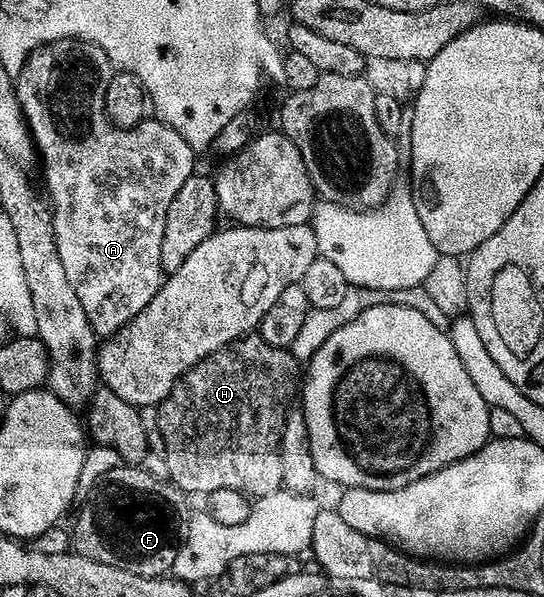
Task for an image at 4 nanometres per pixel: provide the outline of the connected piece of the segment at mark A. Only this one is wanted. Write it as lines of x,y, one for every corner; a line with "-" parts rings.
54,41
52,45
45,45
36,53
31,54
24,67
21,76
17,81
17,88
22,94
23,116
27,118
27,123
31,127
35,138
36,146
40,149
47,159
47,185
51,188
51,197
53,202
54,224
57,249
60,251
61,264
65,267
65,274
68,275
69,283
77,293
81,304
85,307
85,313
88,316
89,323
99,339
110,339
116,333
120,333
125,326
137,315
157,299
159,292
163,290
165,284
165,270
163,267
163,240
165,239
165,227
167,226
167,216
169,215
170,205
173,203
179,188
179,167
180,165
174,158
179,154
179,149
175,149
175,141
171,141
171,160
168,160
167,166
163,163
153,165
152,171
147,173
143,165
147,165
147,149
143,149
143,141
135,141
135,137
119,137
122,130
115,128
107,116
107,85
105,79
110,78
113,73
111,57
101,47
97,47
92,41

